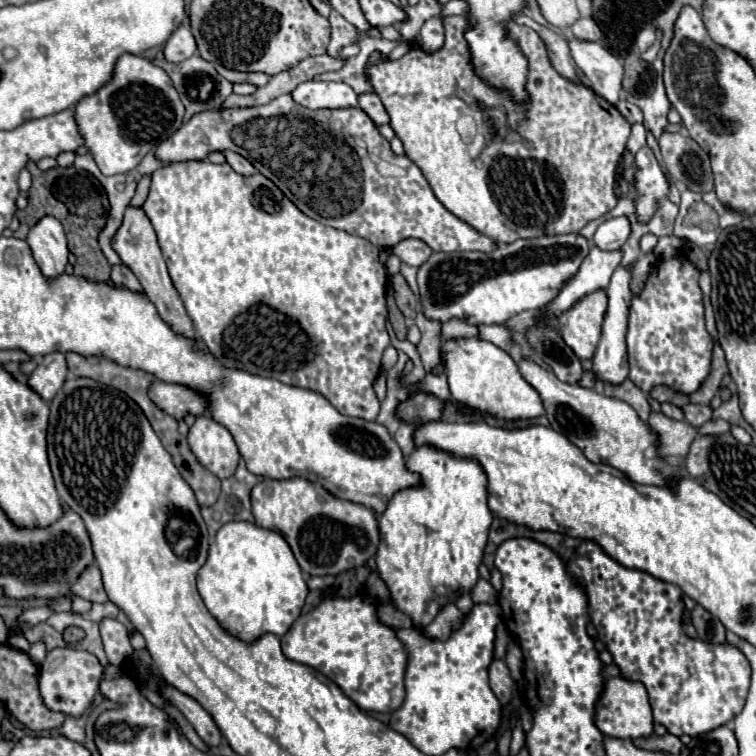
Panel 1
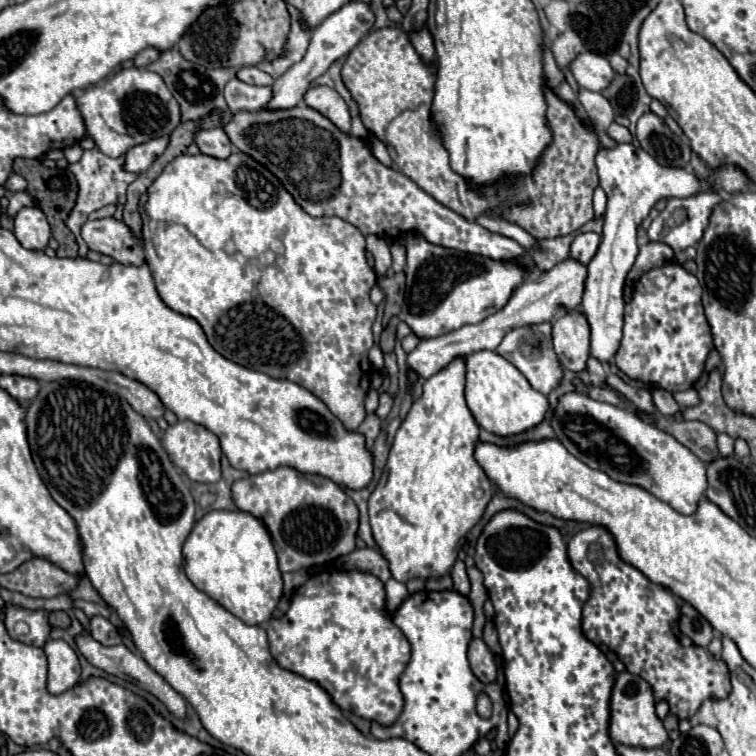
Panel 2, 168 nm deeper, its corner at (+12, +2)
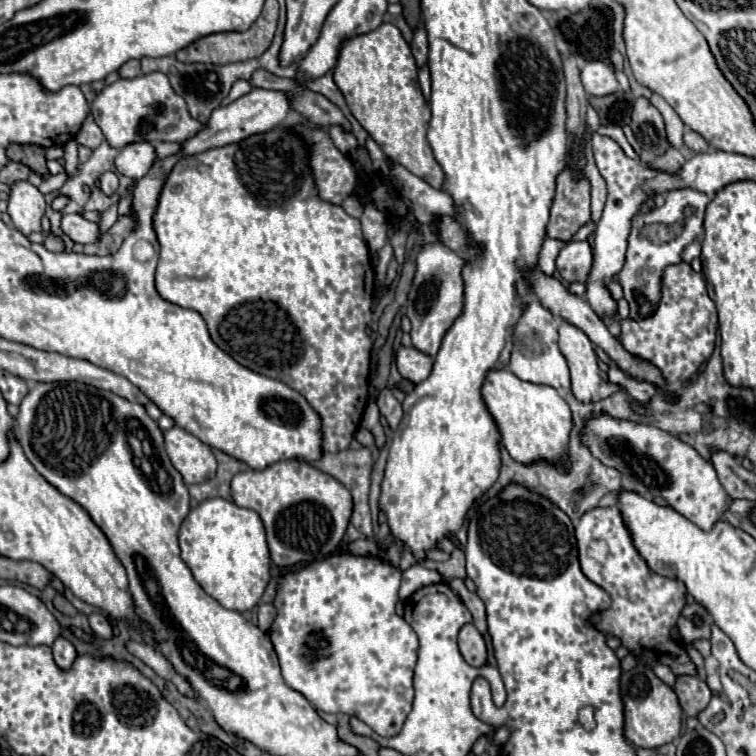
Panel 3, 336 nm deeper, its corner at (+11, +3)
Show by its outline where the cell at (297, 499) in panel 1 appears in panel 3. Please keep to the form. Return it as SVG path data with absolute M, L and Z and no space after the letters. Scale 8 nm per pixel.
M281 460L281 462L269 464L265 470L249 468L239 472L231 482L231 496L237 506L251 508L261 516L265 532L267 532L271 562L277 564L279 568L309 564L309 562L327 558L335 550L335 546L341 542L351 518L351 510L353 510L351 492L339 480L301 460Z

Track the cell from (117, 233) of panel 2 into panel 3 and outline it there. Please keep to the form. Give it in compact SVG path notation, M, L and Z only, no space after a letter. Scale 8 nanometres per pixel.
M65 214L61 218L61 230L73 242L79 242L79 244L91 244L99 238L97 224L85 220L81 214Z

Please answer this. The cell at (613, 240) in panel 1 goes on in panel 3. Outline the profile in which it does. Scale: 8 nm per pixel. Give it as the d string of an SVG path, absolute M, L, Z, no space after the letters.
M569 242L557 256L557 270L565 282L585 282L593 264L591 246L583 242Z

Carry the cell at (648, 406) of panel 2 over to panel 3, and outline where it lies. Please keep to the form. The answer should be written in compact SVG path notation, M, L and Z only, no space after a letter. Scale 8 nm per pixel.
M569 322L559 326L559 350L567 358L571 370L571 392L579 402L597 402L615 392L619 386L607 380L597 366L597 356L587 334Z

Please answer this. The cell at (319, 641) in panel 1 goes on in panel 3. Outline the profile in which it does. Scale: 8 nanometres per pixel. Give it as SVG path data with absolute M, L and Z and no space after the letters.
M331 554L297 572L277 578L277 616L269 630L285 684L303 694L317 710L357 716L379 736L395 736L413 704L413 670L417 664L417 634L395 612L401 570L379 556Z

